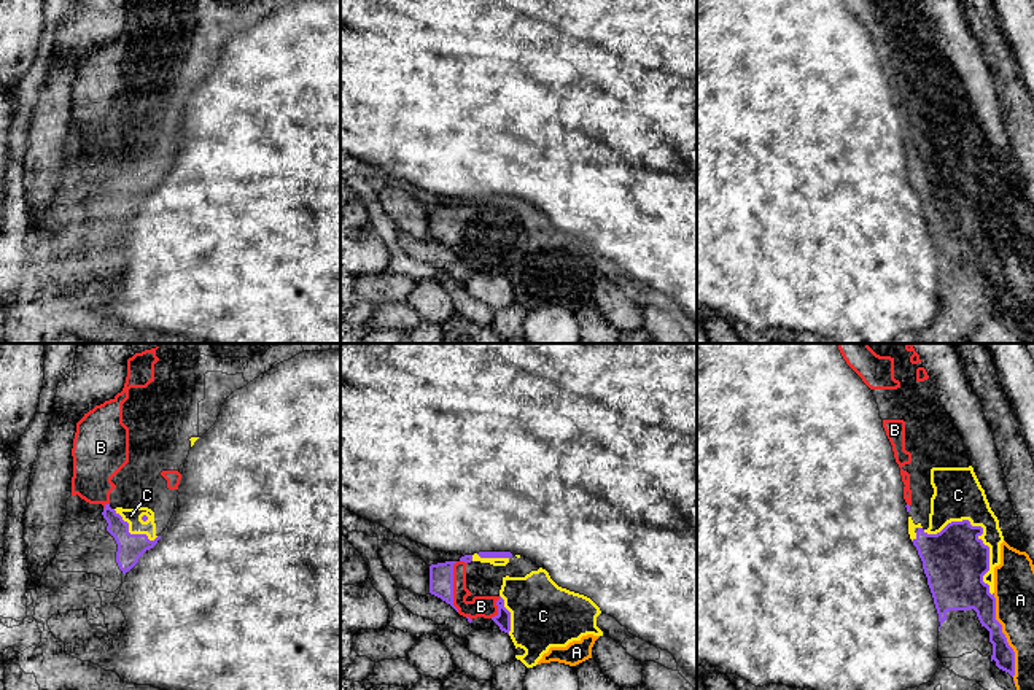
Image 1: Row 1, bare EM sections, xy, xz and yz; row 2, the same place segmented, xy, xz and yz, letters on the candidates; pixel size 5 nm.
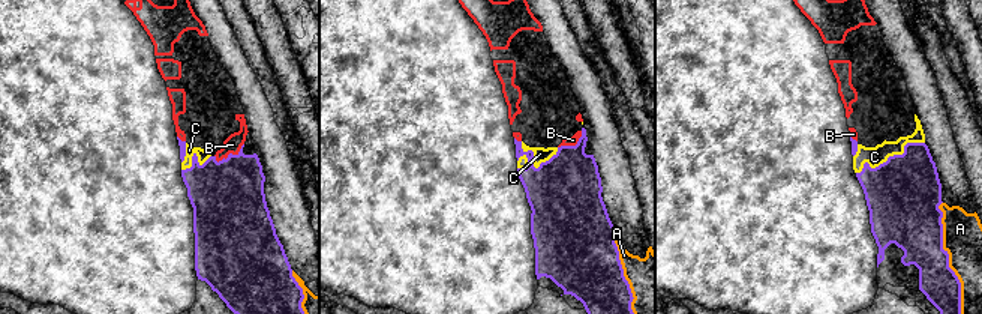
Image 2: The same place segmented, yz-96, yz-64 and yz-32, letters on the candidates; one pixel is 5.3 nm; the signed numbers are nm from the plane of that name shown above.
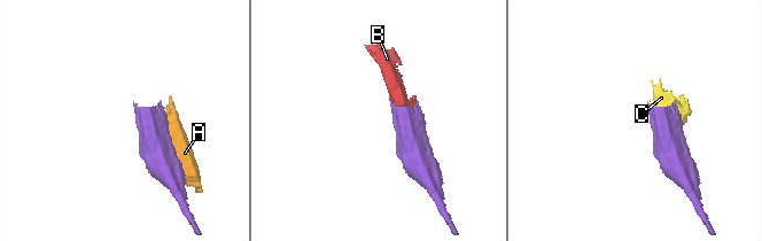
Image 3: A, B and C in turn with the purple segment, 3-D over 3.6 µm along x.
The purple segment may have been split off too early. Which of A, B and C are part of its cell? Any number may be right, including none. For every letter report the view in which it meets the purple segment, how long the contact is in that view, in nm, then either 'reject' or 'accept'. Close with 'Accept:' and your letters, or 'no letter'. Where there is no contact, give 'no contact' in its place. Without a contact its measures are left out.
A: yz | 440 nm | reject
B: xz | 260 nm | accept
C: yz | 500 nm | reject
Accept: B

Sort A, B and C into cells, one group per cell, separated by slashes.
A C / B

